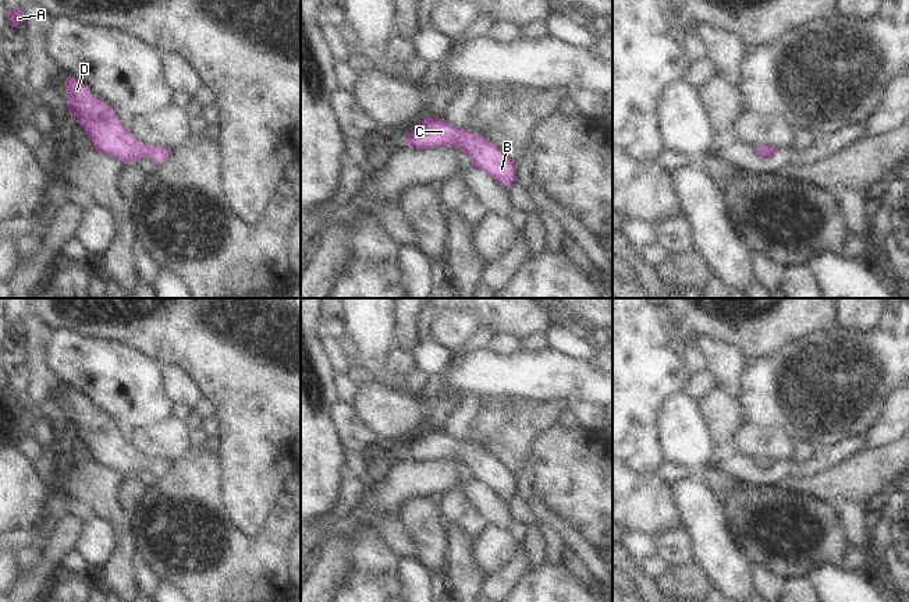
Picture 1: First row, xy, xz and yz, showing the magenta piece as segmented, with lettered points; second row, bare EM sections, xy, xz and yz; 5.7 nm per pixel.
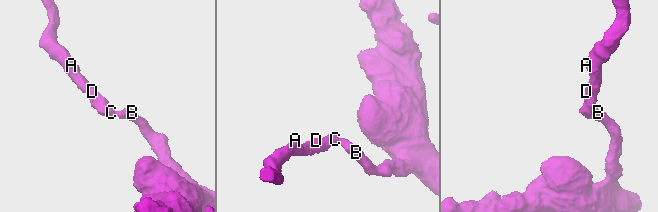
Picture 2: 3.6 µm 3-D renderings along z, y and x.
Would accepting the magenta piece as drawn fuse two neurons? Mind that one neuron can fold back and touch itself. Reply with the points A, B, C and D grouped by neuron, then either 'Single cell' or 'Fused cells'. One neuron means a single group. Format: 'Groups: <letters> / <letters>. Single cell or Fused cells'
Groups: A B C D. Single cell

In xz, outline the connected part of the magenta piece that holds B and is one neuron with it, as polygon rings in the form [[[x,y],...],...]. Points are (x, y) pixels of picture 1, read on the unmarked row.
[[[426,429],[412,438],[406,447],[406,460],[426,463],[441,458],[457,458],[471,471],[473,479],[483,482],[507,502],[516,491],[516,475],[501,465],[490,453],[471,443],[457,442],[445,432]]]

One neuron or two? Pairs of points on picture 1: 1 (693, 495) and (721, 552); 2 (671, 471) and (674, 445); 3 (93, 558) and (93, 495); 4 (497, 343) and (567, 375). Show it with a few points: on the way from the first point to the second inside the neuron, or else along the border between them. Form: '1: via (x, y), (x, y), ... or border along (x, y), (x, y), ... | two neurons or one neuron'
1: via (700, 509), (712, 538) | one neuron
2: border along (666, 461), (678, 464), (688, 474) | two neurons
3: border along (95, 513), (107, 523), (113, 534), (113, 542) | two neurons
4: border along (485, 346), (496, 354), (510, 354), (522, 349) | two neurons

